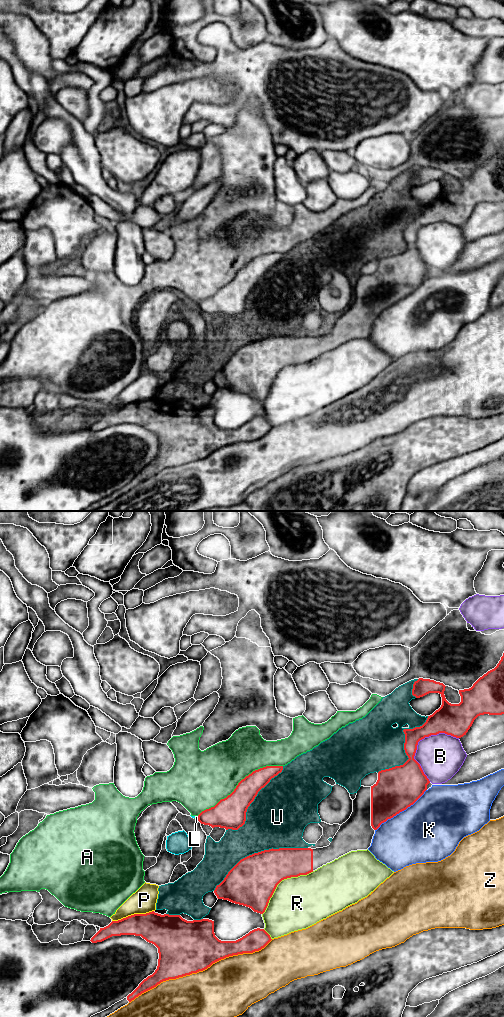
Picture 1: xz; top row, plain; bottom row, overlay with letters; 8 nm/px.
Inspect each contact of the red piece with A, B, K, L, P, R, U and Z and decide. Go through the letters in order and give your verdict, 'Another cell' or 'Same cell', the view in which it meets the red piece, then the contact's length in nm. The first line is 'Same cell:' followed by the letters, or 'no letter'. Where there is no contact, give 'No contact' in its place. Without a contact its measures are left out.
Same cell: no letter
A: Another cell. Touches red in xz. Shared border 800 nm
B: Another cell. Touches red in xz. Shared border 420 nm
K: Another cell. Touches red in xz. Shared border 550 nm
L: Another cell. Touches red in xz. Shared border 30 nm
P: Another cell. Touches red in xz. Shared border 340 nm
R: Another cell. Touches red in xz. Shared border 550 nm
U: Another cell. Touches red in xz. Shared border 850 nm
Z: Another cell. Touches red in xz. Shared border 1250 nm

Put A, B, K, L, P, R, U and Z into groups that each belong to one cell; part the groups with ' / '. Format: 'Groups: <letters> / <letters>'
Groups: A L / B / K / P / R / U / Z

